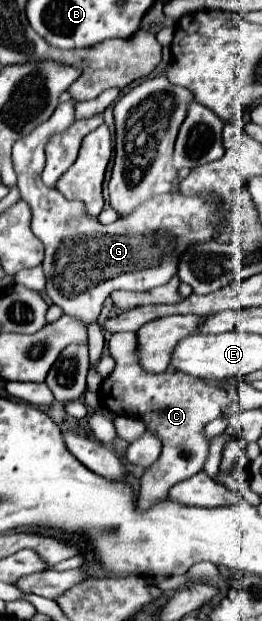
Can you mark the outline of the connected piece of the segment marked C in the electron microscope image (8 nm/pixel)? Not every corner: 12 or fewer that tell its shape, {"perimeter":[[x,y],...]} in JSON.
{"perimeter":[[113,333],[103,407],[163,441],[137,503],[203,469],[203,429],[229,395],[181,371],[145,371],[137,333]]}

